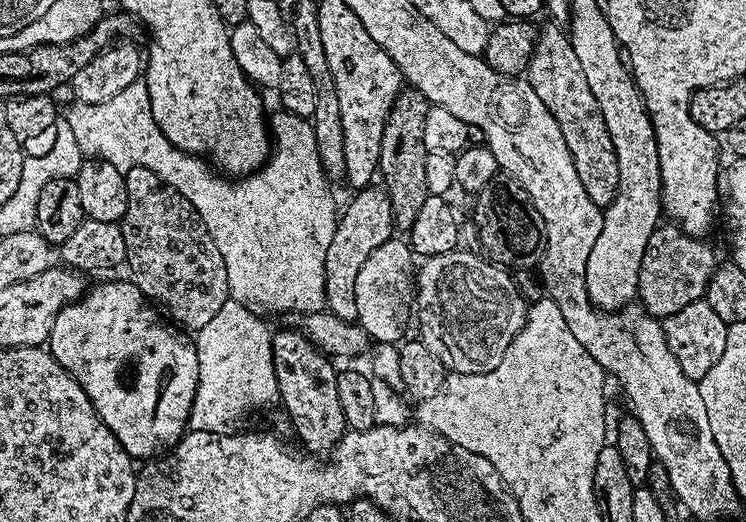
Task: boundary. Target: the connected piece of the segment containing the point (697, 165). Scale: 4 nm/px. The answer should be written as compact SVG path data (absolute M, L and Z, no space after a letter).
M676 96L676 120L652 120L660 159L660 203L671 223L680 225L687 236L707 237L716 216L720 191L720 144L717 133L702 130L688 113L692 96Z

